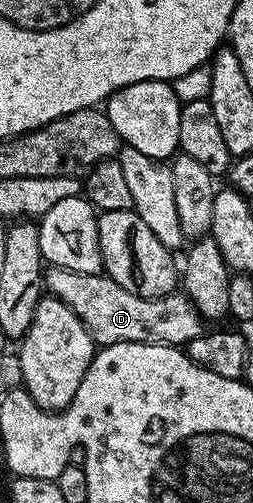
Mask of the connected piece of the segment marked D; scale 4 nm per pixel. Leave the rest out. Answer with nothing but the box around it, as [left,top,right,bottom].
[44,266,204,346]

